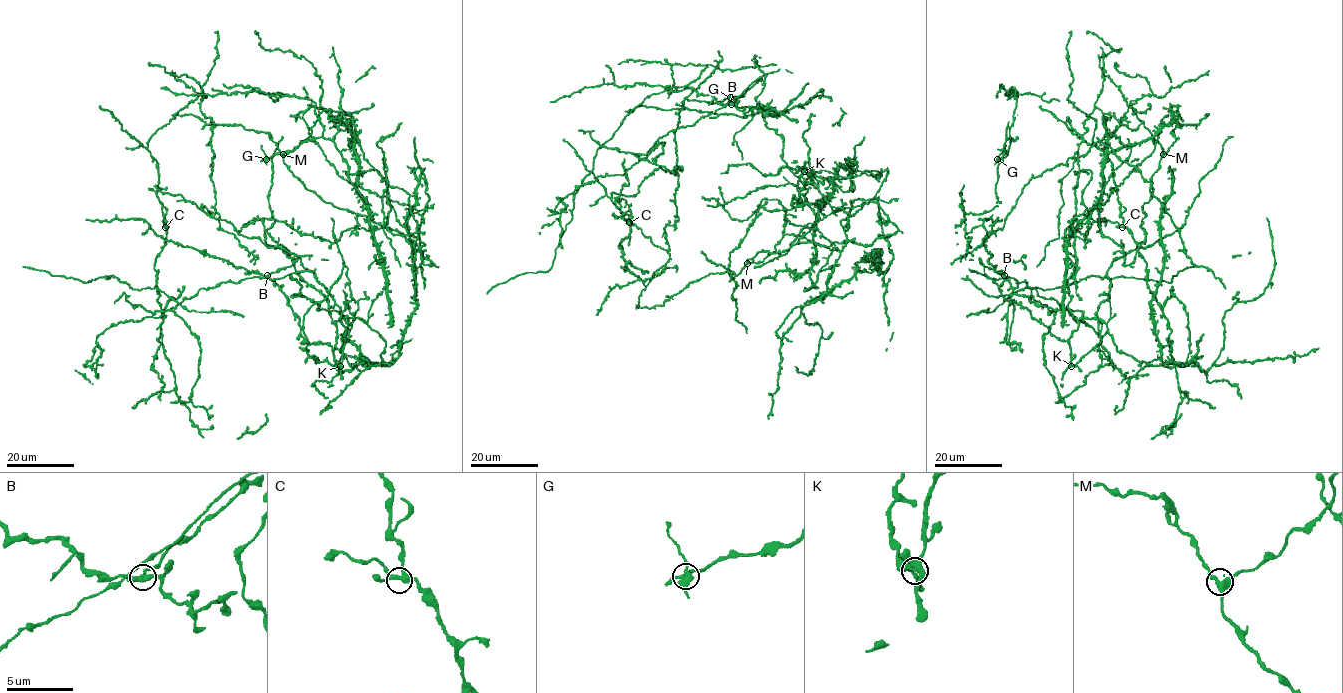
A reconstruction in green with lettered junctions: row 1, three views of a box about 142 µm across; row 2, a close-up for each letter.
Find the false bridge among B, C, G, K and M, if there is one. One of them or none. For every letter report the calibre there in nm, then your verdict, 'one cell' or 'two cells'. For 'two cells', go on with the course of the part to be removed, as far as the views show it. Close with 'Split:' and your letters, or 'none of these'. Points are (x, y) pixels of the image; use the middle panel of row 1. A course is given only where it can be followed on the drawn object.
B: 320 nm thick; one cell
C: 320 nm thick; one cell
G: 360 nm thick; two cells
K: 320 nm thick; one cell
M: 380 nm thick; one cell
Split: G

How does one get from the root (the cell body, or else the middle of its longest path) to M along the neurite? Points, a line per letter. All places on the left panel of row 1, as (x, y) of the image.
M: (403, 235), (364, 215), (356, 215), (322, 200), (293, 173), (283, 161), (283, 154)

